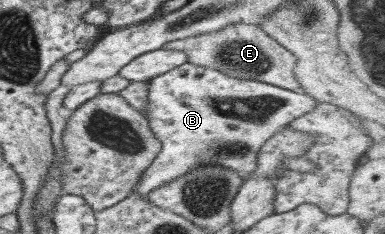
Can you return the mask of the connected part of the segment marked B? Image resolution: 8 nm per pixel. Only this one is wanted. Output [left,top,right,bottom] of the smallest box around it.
[131,63,317,197]

